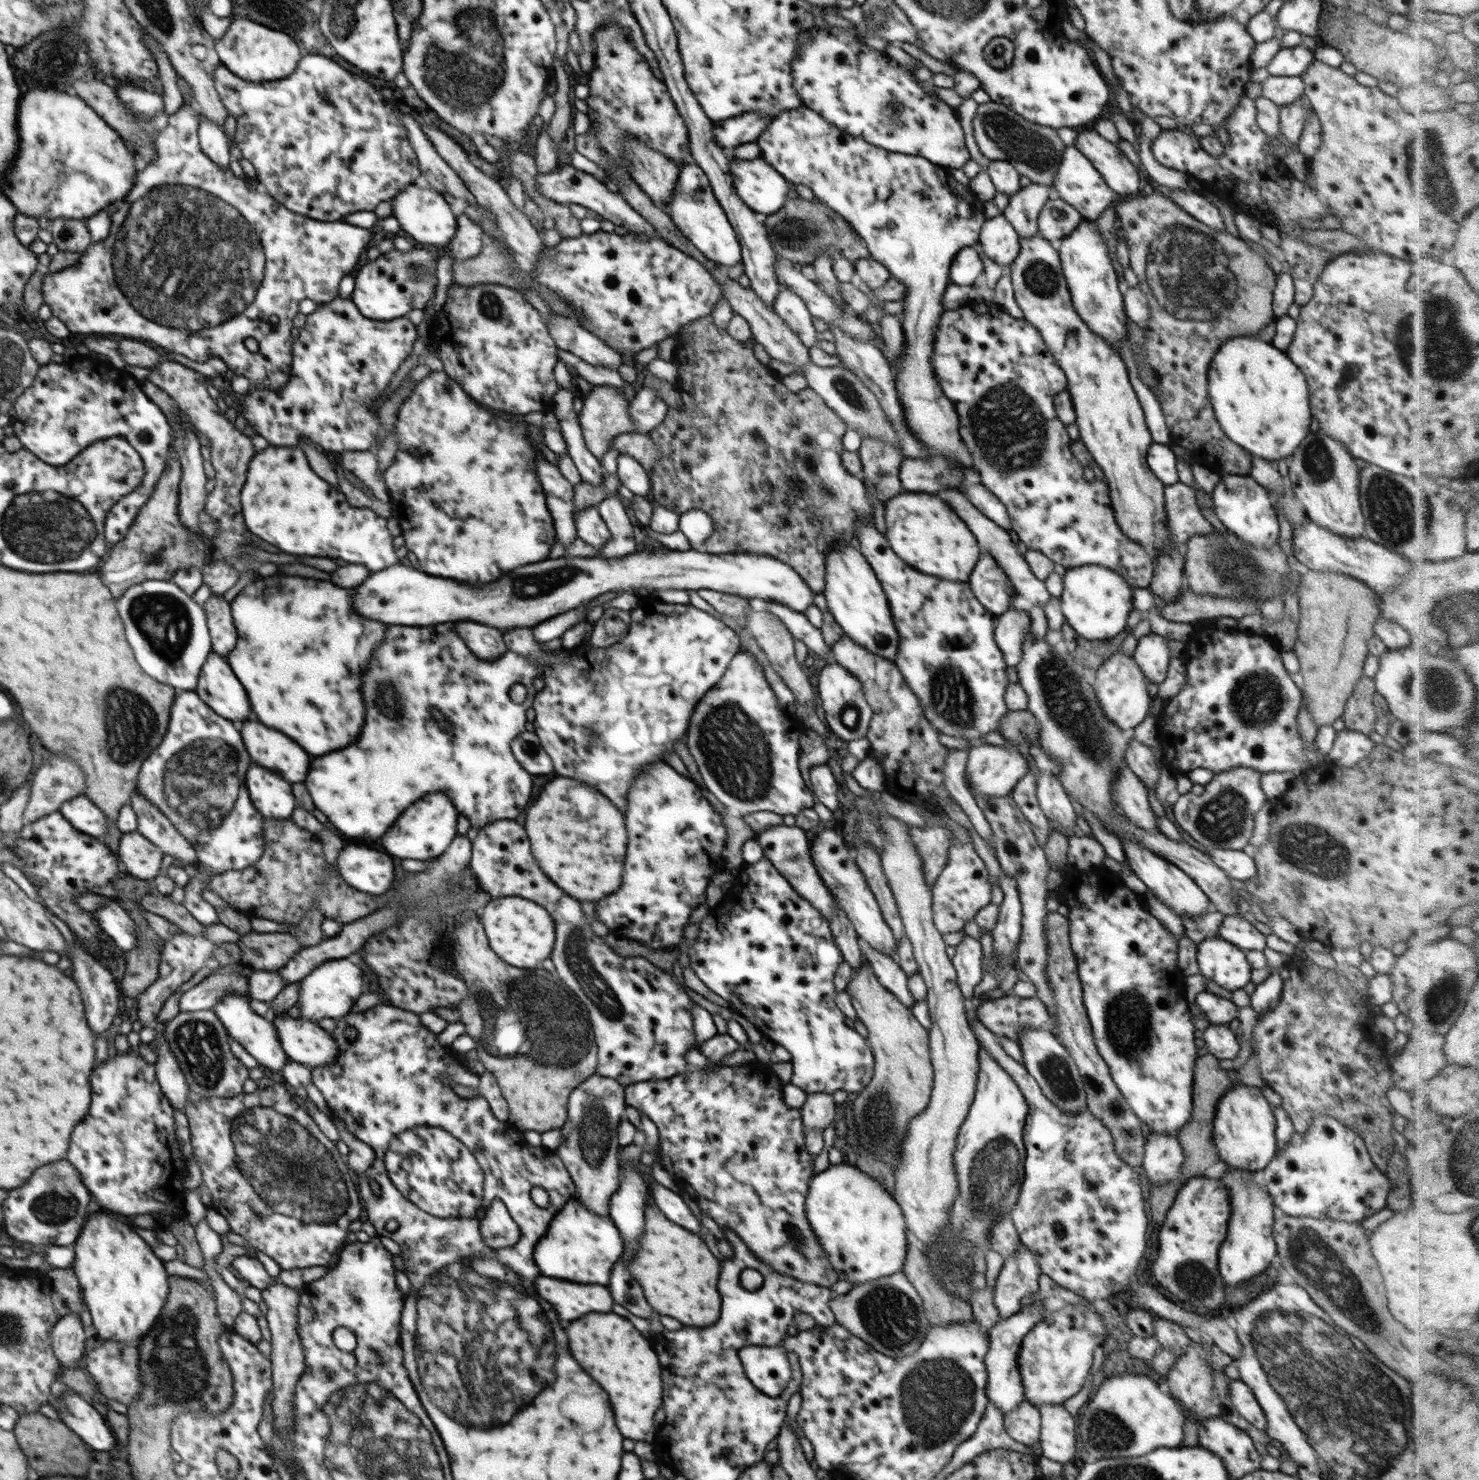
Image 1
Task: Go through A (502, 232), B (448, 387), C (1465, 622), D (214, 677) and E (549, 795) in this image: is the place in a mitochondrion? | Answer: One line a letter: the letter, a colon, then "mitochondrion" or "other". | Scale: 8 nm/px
A: other
B: other
C: mitochondrion
D: other
E: other

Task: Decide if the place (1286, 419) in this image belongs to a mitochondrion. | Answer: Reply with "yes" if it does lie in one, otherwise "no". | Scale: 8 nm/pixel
no

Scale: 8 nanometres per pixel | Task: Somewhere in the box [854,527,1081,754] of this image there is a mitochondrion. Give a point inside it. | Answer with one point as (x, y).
(951, 697)

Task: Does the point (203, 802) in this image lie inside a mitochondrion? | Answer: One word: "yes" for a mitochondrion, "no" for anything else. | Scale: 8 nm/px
yes

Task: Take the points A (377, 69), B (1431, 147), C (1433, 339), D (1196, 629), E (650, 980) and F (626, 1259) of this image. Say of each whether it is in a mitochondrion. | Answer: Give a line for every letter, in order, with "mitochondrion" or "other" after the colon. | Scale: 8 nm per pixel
A: other
B: mitochondrion
C: mitochondrion
D: other
E: other
F: other

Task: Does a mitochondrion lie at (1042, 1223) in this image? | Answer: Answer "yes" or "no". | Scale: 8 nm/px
no

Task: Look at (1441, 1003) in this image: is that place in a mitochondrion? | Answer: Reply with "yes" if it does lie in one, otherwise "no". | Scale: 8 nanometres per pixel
yes

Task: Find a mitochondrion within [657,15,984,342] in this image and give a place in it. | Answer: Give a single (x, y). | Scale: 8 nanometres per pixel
(792, 233)

